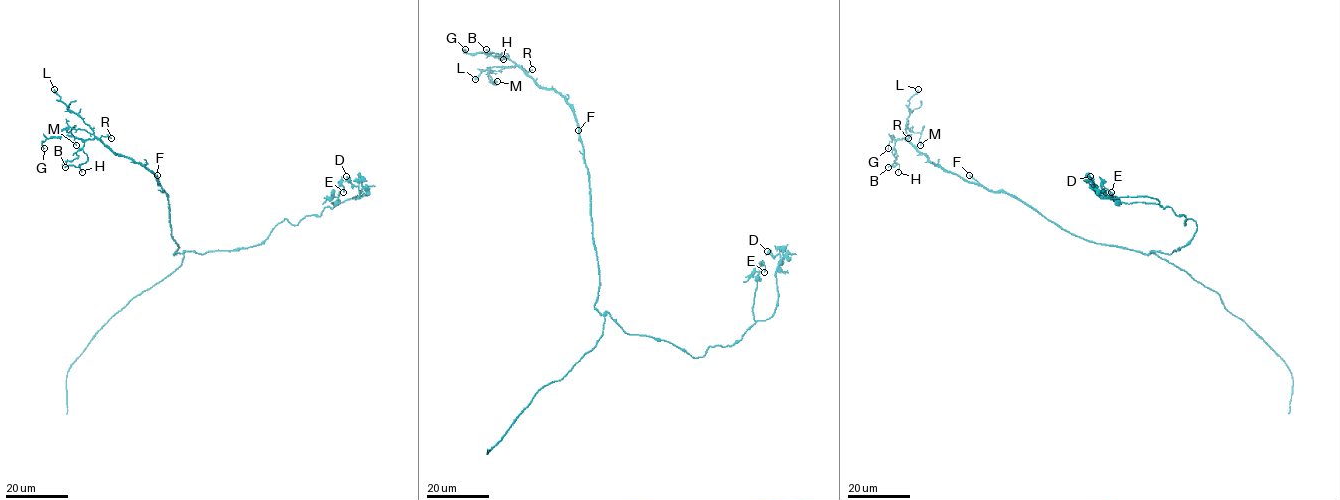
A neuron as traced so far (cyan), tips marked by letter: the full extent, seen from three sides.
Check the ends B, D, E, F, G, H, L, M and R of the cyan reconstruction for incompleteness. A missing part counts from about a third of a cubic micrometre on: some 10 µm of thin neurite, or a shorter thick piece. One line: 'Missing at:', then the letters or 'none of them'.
Missing at: none of them

